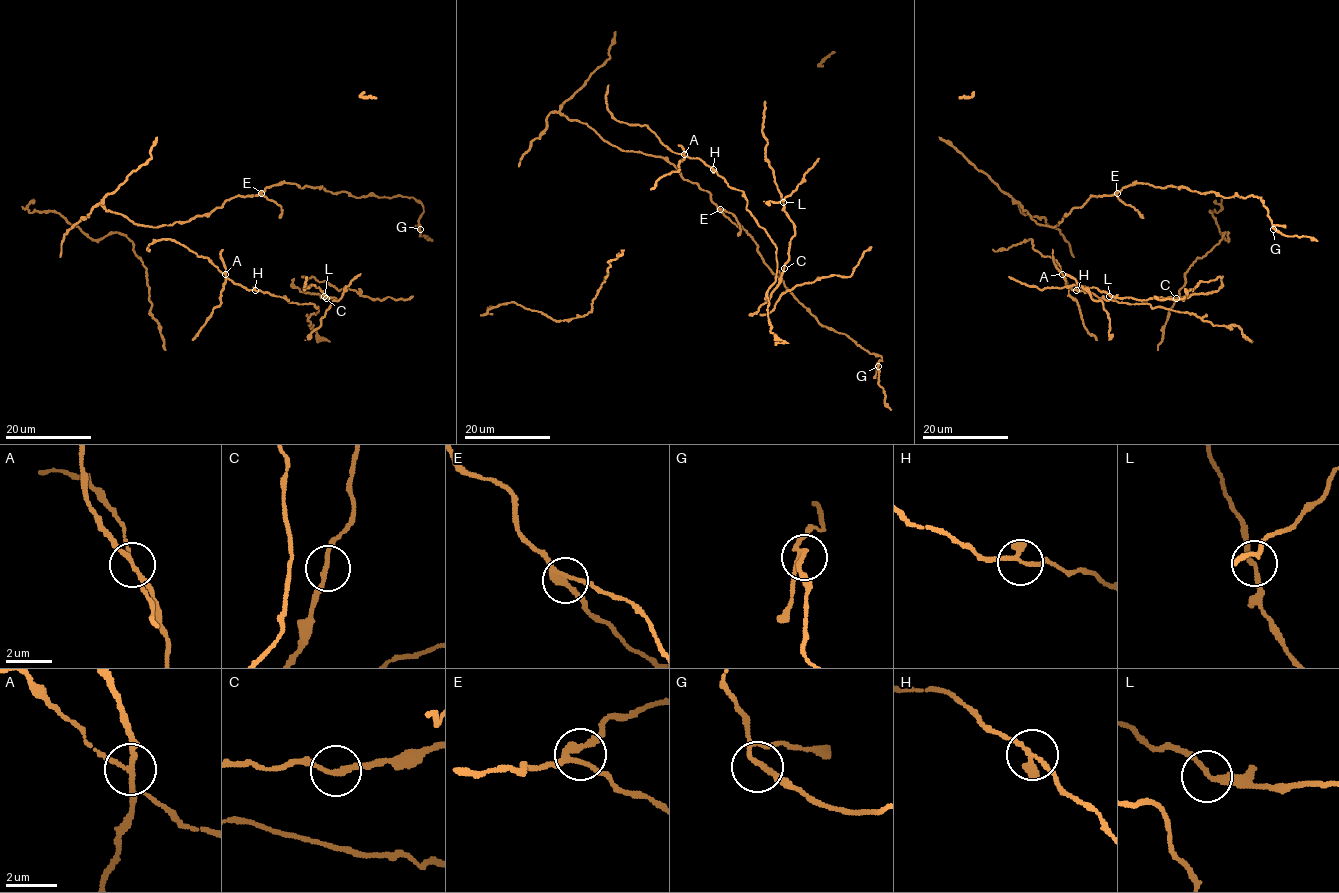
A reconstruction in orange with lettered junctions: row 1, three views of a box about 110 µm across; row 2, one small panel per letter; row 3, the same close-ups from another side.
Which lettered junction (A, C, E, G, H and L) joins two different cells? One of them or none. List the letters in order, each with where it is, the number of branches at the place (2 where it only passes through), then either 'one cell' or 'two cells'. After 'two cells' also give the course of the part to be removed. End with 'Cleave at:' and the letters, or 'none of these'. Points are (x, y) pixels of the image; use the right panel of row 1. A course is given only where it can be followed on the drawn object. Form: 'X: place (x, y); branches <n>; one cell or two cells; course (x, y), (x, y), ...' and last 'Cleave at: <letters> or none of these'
A: place (1062, 274); branches 4; two cells
C: place (1176, 298); branches 2; one cell
E: place (1117, 193); branches 3; one cell
G: place (1273, 229); branches 3; one cell
H: place (1076, 290); branches 3; one cell
L: place (1109, 296); branches 2; one cell
Cleave at: A

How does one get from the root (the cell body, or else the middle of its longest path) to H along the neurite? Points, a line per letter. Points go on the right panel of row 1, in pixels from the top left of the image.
H: (1063, 275), (1065, 284), (1076, 291)

